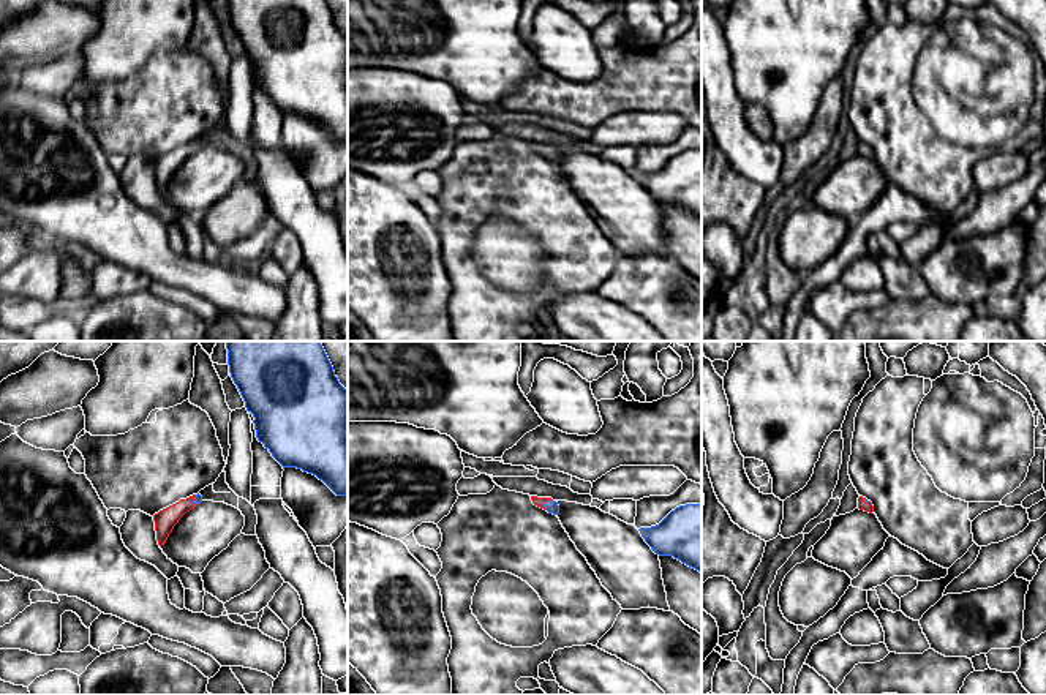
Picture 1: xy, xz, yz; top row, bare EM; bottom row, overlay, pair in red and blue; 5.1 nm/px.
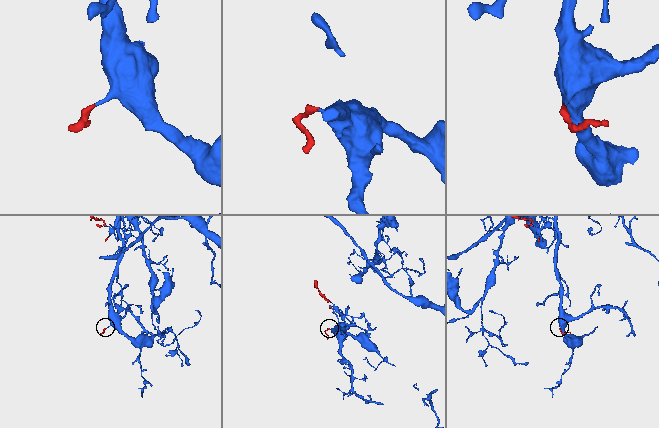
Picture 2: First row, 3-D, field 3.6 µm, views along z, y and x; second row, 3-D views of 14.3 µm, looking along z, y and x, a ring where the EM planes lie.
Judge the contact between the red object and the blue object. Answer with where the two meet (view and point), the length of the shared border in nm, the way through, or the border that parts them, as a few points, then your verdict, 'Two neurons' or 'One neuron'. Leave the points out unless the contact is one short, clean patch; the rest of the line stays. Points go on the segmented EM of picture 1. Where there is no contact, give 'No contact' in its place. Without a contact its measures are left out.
Touches red at xz (545, 501). Shared border 70 nm. One neuron

